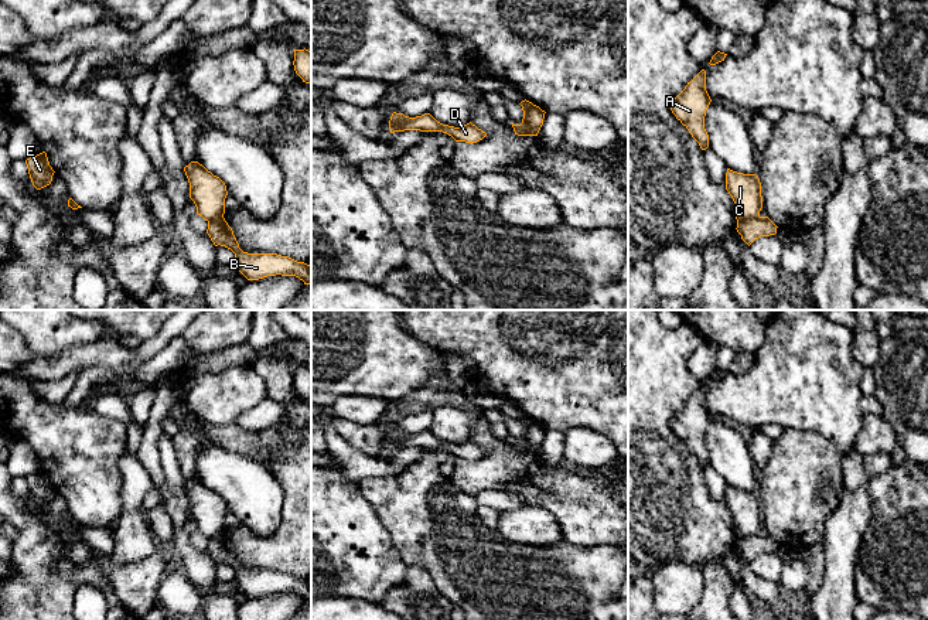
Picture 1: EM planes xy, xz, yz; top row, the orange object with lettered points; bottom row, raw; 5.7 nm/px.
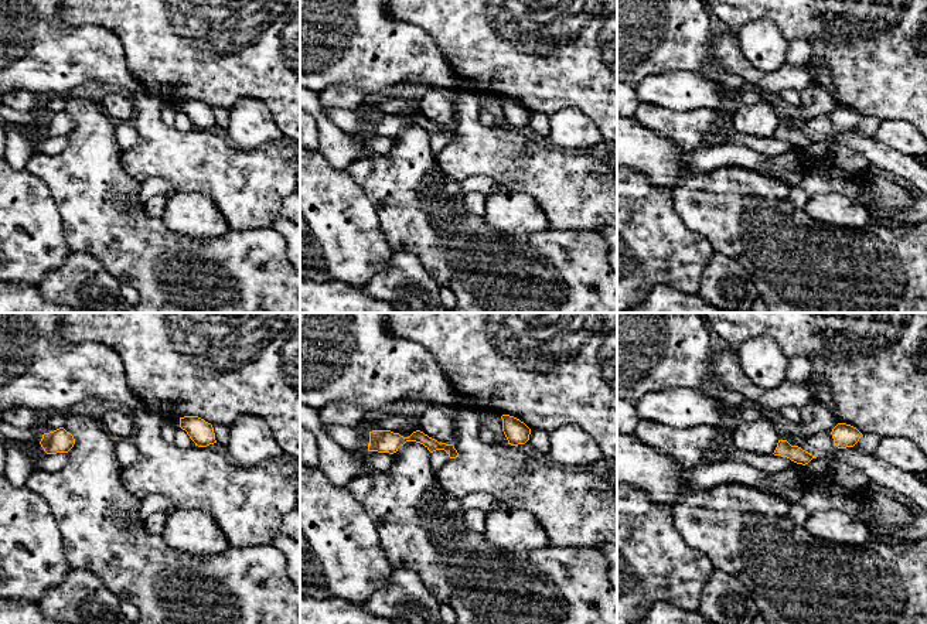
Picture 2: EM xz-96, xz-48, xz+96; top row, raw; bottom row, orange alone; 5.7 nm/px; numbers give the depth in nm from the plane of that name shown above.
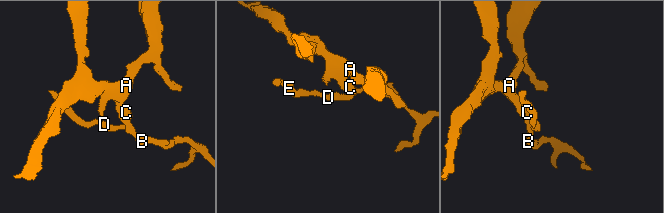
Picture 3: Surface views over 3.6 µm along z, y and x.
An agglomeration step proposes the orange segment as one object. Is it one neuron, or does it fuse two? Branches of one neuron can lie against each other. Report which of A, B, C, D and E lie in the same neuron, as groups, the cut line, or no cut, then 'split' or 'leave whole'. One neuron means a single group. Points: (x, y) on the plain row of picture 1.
A C / B D E | yz (758, 532), (737, 540) | split

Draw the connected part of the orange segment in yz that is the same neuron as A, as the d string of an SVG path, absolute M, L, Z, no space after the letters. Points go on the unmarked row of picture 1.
M702 386L673 416L672 430L689 447L702 467L709 464L704 433L712 416L706 408L706 388Z

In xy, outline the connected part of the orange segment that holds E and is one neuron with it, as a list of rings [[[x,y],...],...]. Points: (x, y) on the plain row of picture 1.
[[[45,469],[27,476],[25,481],[28,486],[31,500],[37,507],[41,507],[51,501],[55,488],[50,483]]]

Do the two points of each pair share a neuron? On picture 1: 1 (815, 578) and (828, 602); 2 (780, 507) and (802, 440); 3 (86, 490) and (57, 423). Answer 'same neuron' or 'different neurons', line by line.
1: different neurons
2: same neuron
3: same neuron

